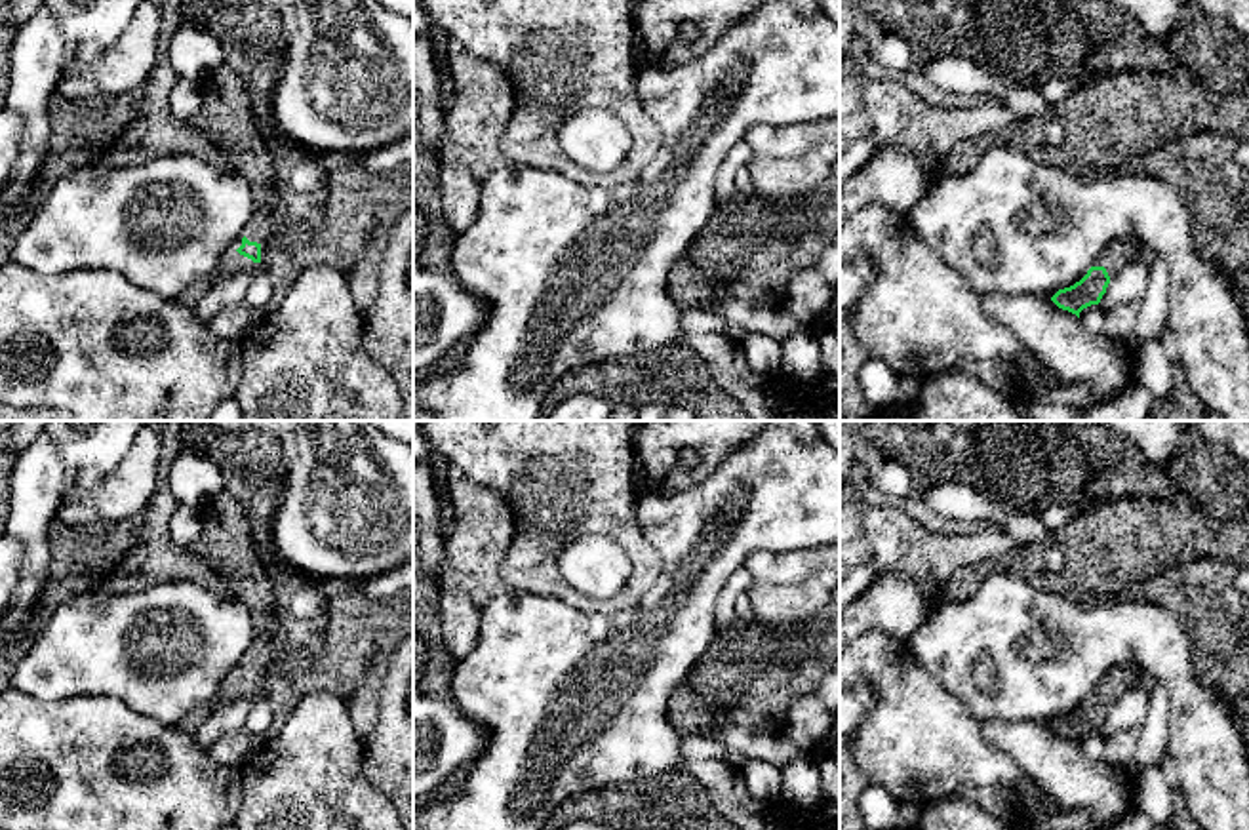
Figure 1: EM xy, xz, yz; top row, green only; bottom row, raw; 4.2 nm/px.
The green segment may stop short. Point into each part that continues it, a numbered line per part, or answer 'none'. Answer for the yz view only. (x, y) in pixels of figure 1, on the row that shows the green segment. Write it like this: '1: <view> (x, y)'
1: yz (1116, 254)

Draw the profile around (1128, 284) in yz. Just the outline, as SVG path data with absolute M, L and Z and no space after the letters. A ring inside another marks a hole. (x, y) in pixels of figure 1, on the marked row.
M1131 257L1120 270L1110 278L1106 293L1100 299L1104 312L1114 310L1118 305L1129 301L1140 301L1148 286L1150 268Z

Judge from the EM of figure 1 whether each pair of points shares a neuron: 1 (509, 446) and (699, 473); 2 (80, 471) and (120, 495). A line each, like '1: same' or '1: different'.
1: different
2: different

